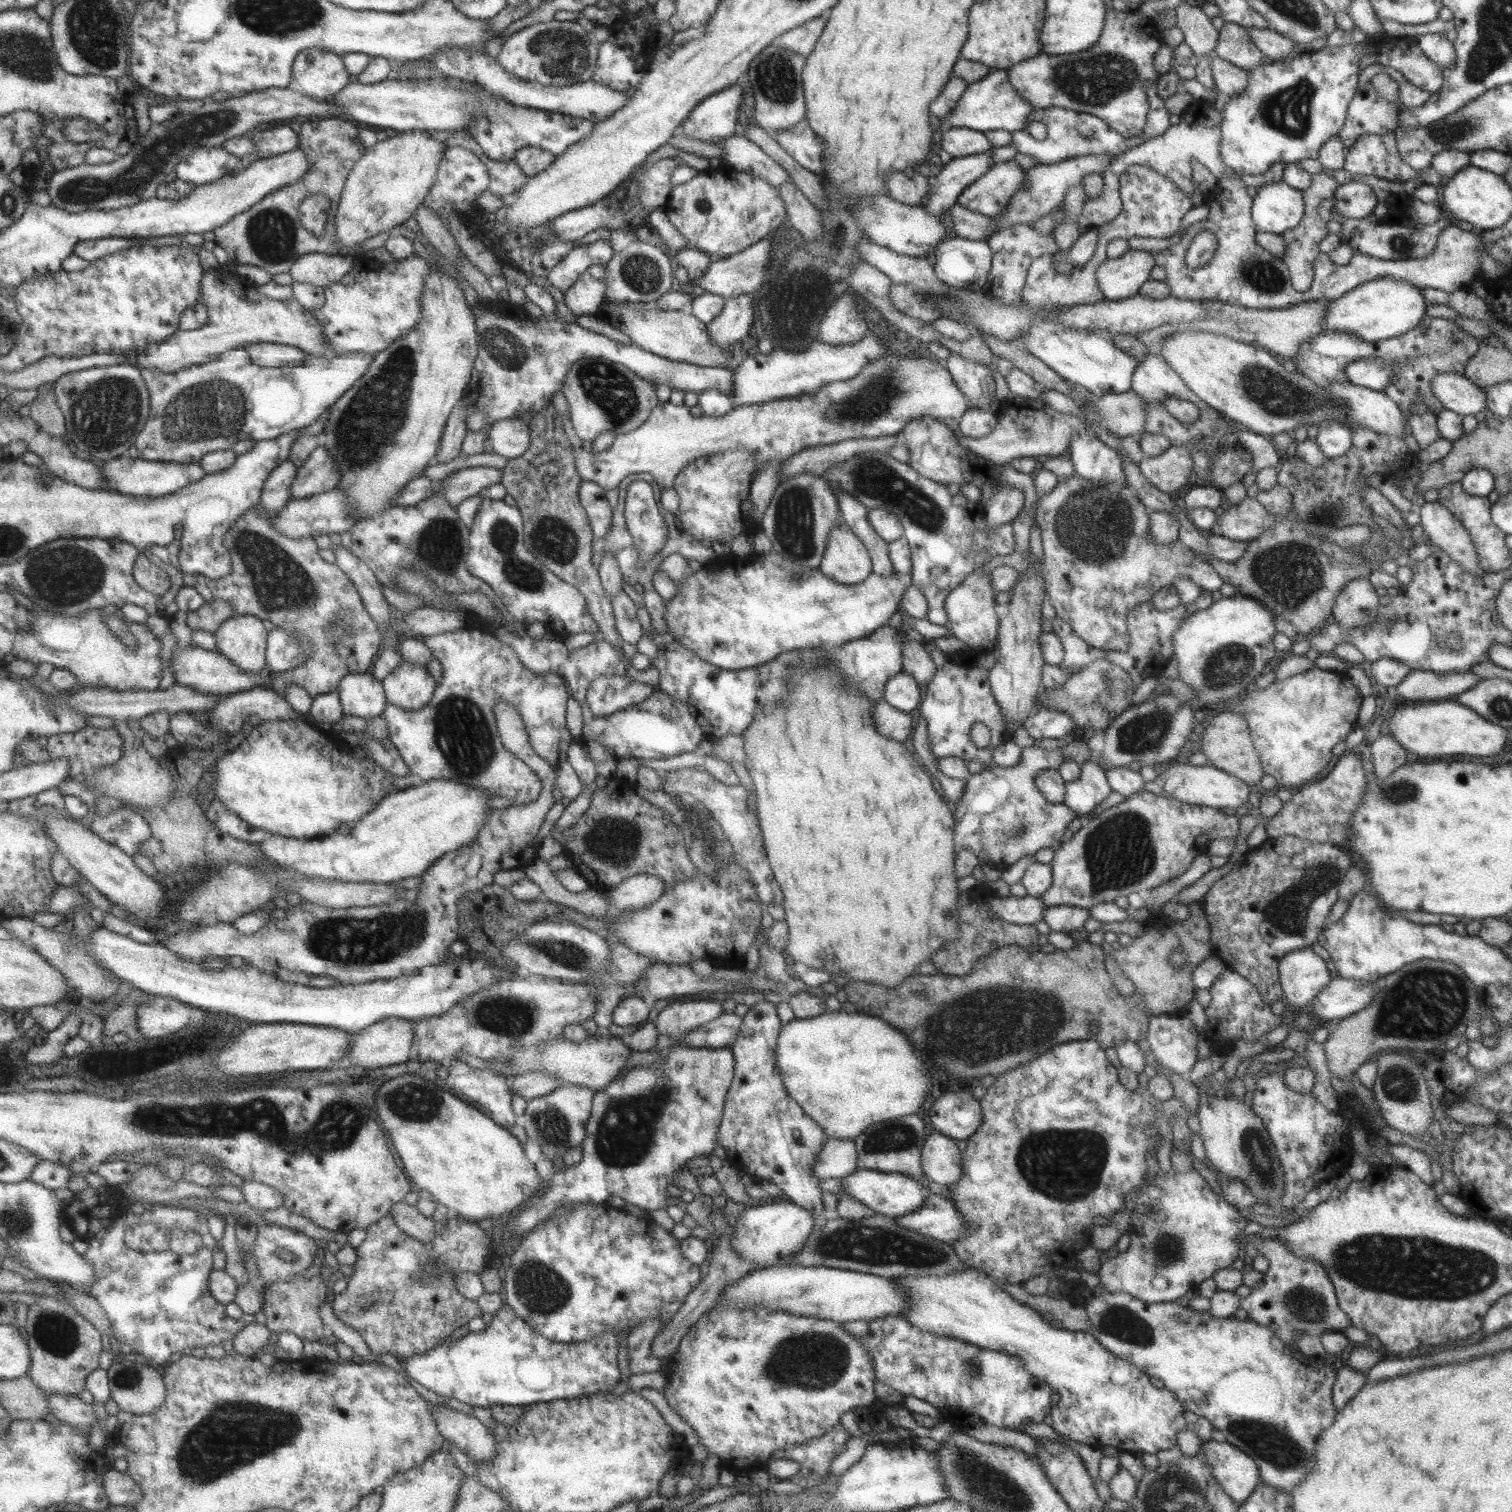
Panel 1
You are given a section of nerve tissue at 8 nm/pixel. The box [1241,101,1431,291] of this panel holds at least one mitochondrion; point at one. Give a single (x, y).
(1403, 245)

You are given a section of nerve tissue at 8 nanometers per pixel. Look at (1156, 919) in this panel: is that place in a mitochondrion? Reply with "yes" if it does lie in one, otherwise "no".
no

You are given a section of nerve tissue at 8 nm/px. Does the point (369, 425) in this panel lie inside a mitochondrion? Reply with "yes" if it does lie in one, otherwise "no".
yes

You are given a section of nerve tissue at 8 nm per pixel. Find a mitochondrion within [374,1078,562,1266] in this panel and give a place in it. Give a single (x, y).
(409, 1103)

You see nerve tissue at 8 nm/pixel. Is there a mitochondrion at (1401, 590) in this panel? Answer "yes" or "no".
no

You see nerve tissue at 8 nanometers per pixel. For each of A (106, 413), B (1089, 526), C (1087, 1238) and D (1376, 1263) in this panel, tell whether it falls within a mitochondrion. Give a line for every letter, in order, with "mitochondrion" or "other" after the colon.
A: mitochondrion
B: mitochondrion
C: other
D: mitochondrion

